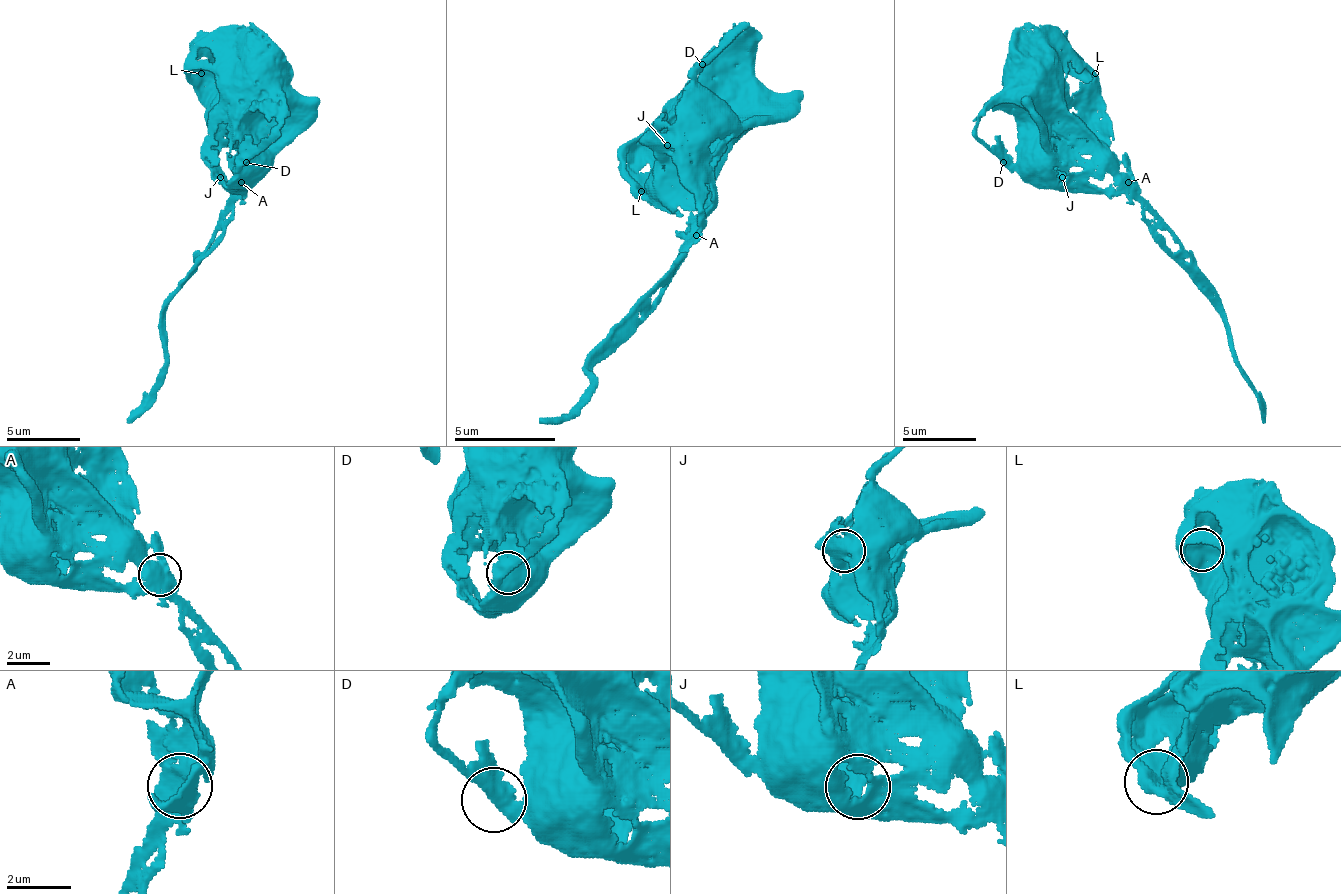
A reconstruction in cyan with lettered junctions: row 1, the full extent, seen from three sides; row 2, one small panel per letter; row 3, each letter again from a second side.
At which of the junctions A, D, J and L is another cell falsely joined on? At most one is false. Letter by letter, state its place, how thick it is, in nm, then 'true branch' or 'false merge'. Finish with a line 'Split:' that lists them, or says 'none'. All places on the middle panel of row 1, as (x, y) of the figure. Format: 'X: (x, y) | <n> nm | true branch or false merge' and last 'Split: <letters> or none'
A: (696, 235) | 360 nm | true branch
D: (702, 64) | 440 nm | true branch
J: (667, 145) | 340 nm | true branch
L: (641, 191) | 380 nm | true branch
Split: none

